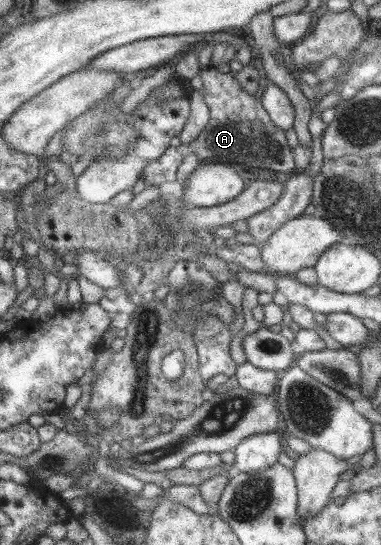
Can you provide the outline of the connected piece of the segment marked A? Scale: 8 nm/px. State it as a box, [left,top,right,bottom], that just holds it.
[138,68,295,187]

